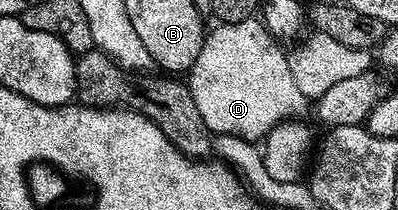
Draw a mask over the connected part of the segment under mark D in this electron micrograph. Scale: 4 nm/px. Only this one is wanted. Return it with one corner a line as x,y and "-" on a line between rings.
251,16
245,21
219,23
215,27
204,36
202,49
187,72
191,96
208,131
215,135
237,136
255,143
268,135
276,124
300,116
299,113
306,105
308,108
308,96
297,88
288,56
282,55
280,44
268,33
260,18

